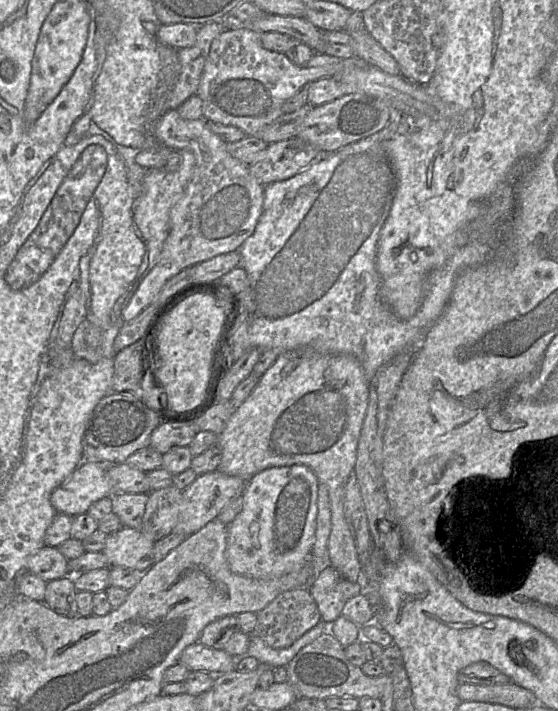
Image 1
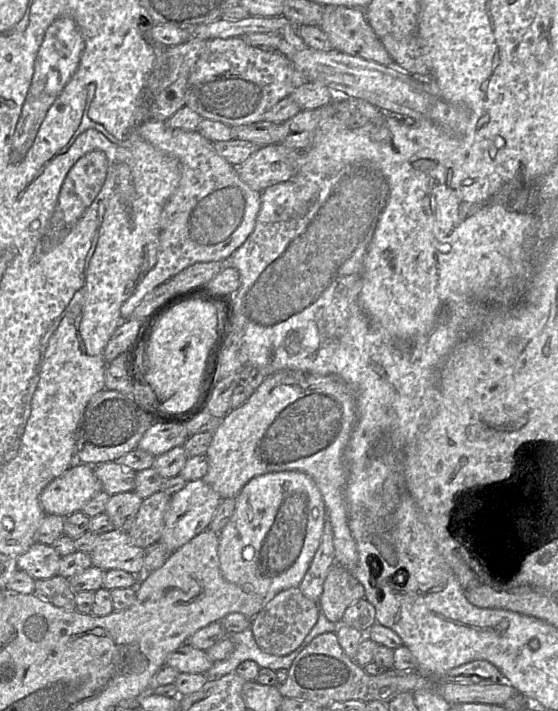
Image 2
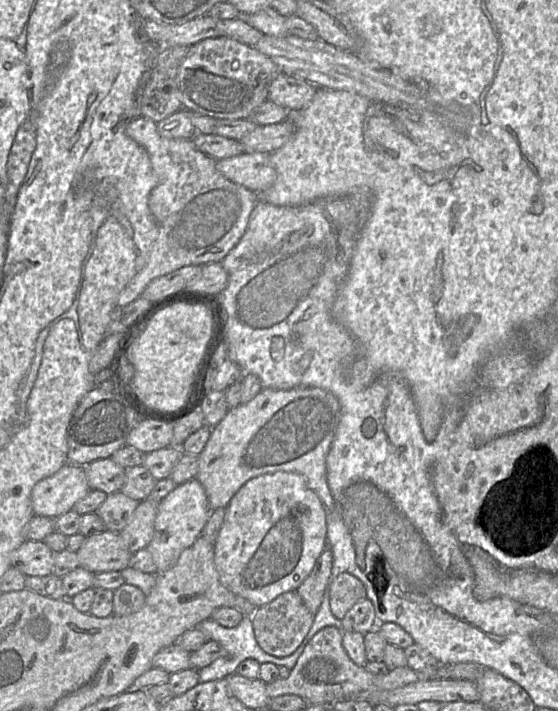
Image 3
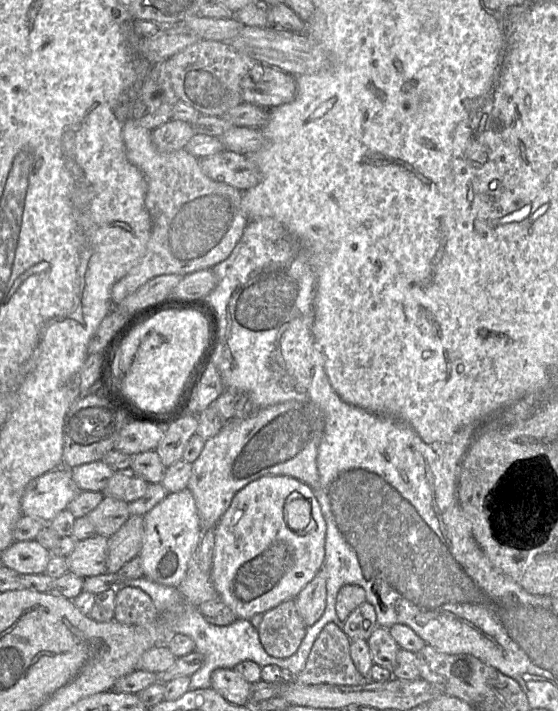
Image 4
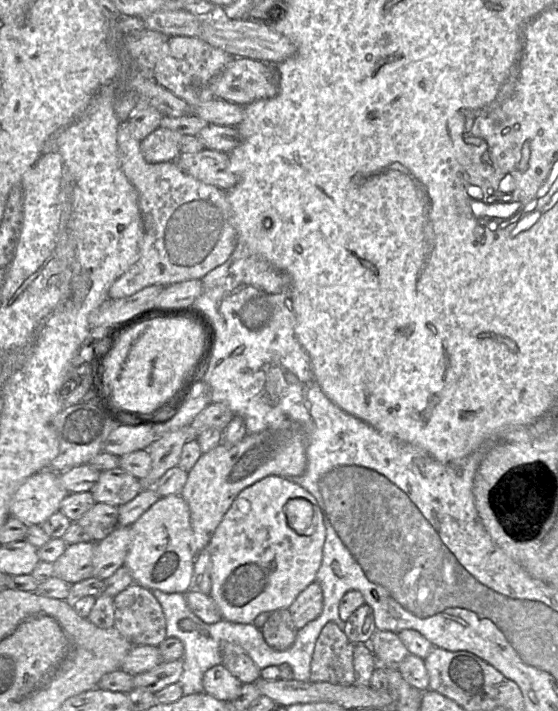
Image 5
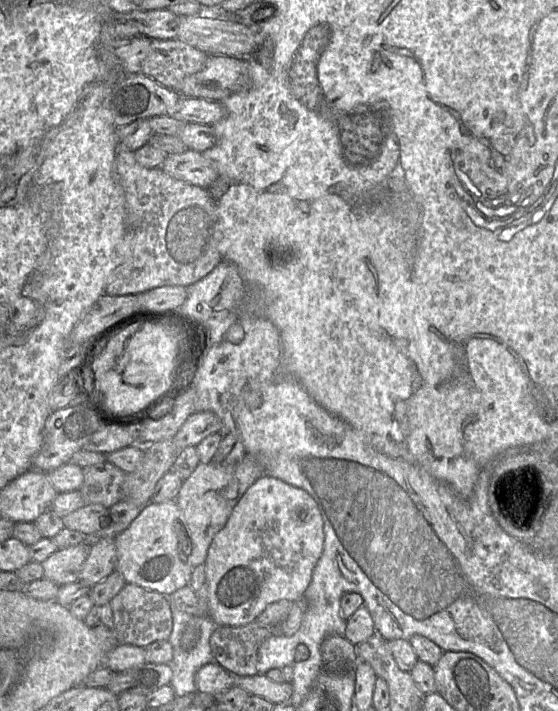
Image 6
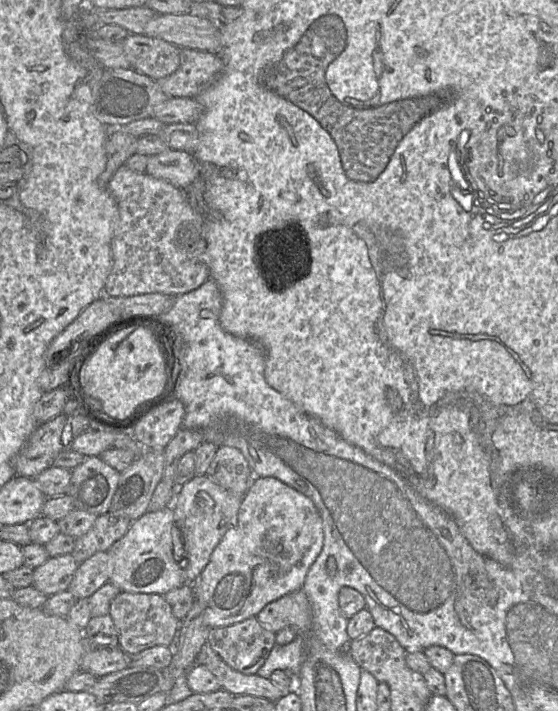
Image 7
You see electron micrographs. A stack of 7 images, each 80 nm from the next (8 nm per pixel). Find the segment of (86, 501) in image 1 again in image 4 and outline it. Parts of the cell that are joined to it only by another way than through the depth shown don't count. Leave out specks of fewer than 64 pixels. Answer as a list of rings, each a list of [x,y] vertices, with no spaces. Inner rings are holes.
[[[58,467],[27,484],[21,499],[22,514],[49,523],[79,492],[71,469]]]

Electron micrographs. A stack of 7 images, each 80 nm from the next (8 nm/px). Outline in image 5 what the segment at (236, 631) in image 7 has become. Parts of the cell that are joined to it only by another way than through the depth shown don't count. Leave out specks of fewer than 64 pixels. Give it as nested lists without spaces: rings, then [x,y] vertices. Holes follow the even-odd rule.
[[[222,642],[221,655],[222,665],[243,684],[254,683],[260,678],[261,670],[240,645]]]

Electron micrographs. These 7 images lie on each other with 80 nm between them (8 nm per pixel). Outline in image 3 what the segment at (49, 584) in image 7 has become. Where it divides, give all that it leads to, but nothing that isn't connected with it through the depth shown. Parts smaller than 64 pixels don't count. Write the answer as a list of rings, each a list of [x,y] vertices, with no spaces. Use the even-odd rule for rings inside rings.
[[[110,530],[85,537],[76,554],[79,567],[92,573],[121,571],[130,566],[133,555],[119,532]]]

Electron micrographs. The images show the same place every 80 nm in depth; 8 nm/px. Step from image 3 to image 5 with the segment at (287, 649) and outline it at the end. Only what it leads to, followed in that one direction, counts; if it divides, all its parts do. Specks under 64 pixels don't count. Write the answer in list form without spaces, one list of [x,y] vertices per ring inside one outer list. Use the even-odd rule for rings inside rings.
[[[278,609],[270,613],[261,628],[265,642],[276,651],[285,651],[291,647],[296,638],[294,626],[288,609]]]

